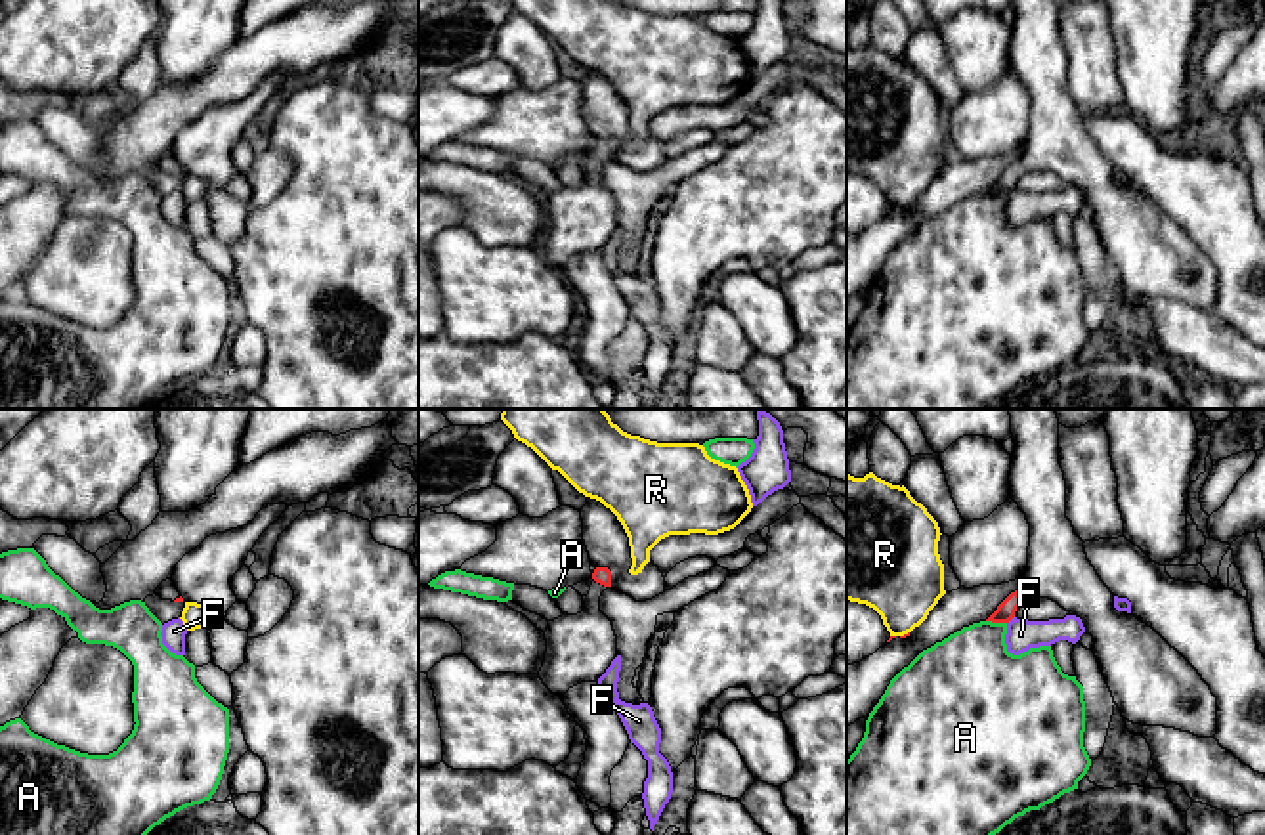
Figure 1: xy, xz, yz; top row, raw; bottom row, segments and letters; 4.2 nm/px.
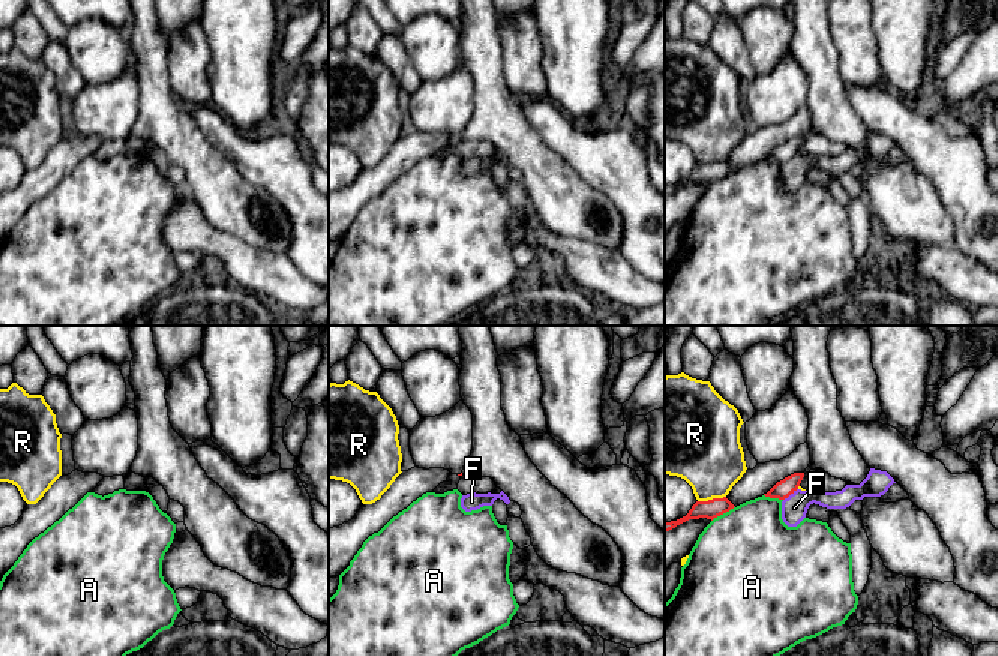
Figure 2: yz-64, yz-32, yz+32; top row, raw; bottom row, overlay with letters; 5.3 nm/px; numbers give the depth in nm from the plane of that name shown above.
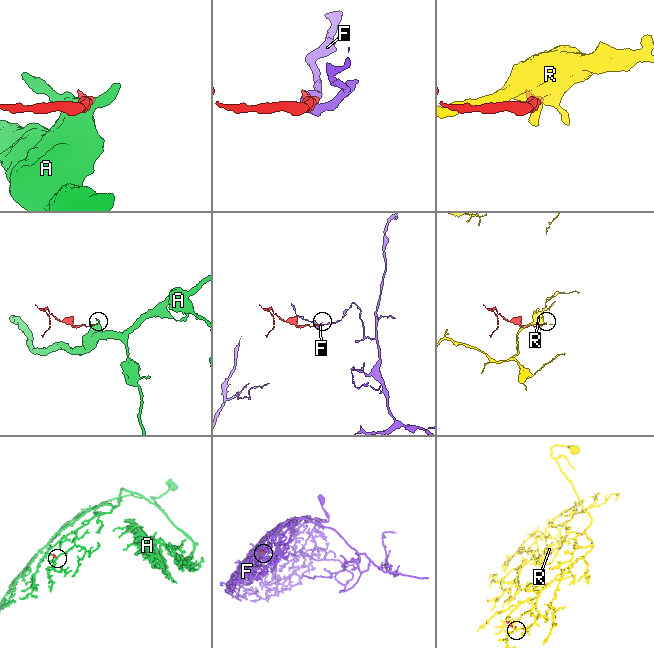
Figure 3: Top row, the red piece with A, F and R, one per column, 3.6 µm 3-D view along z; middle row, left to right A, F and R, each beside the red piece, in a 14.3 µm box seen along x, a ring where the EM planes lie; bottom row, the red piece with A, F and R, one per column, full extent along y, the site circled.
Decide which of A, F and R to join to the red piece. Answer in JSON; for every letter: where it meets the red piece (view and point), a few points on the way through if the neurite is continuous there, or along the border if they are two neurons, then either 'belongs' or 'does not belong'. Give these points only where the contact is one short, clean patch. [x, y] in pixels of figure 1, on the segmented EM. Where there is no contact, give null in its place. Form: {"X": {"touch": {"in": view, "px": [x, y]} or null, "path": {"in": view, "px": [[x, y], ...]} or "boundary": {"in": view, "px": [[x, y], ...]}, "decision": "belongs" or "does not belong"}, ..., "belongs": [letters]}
{"A": {"touch": {"in": "yz", "px": [996, 621]}, "decision": "does not belong"}, "F": {"touch": {"in": "yz", "px": [1011, 618]}, "boundary": {"in": "yz", "px": [[1013, 616], [1007, 623]]}, "decision": "does not belong"}, "R": {"touch": {"in": "yz", "px": [904, 635]}, "decision": "does not belong"}, "belongs": []}

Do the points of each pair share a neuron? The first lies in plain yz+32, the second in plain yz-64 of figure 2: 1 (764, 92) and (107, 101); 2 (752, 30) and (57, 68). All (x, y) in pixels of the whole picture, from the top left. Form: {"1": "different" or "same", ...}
{"1": "same", "2": "same"}

